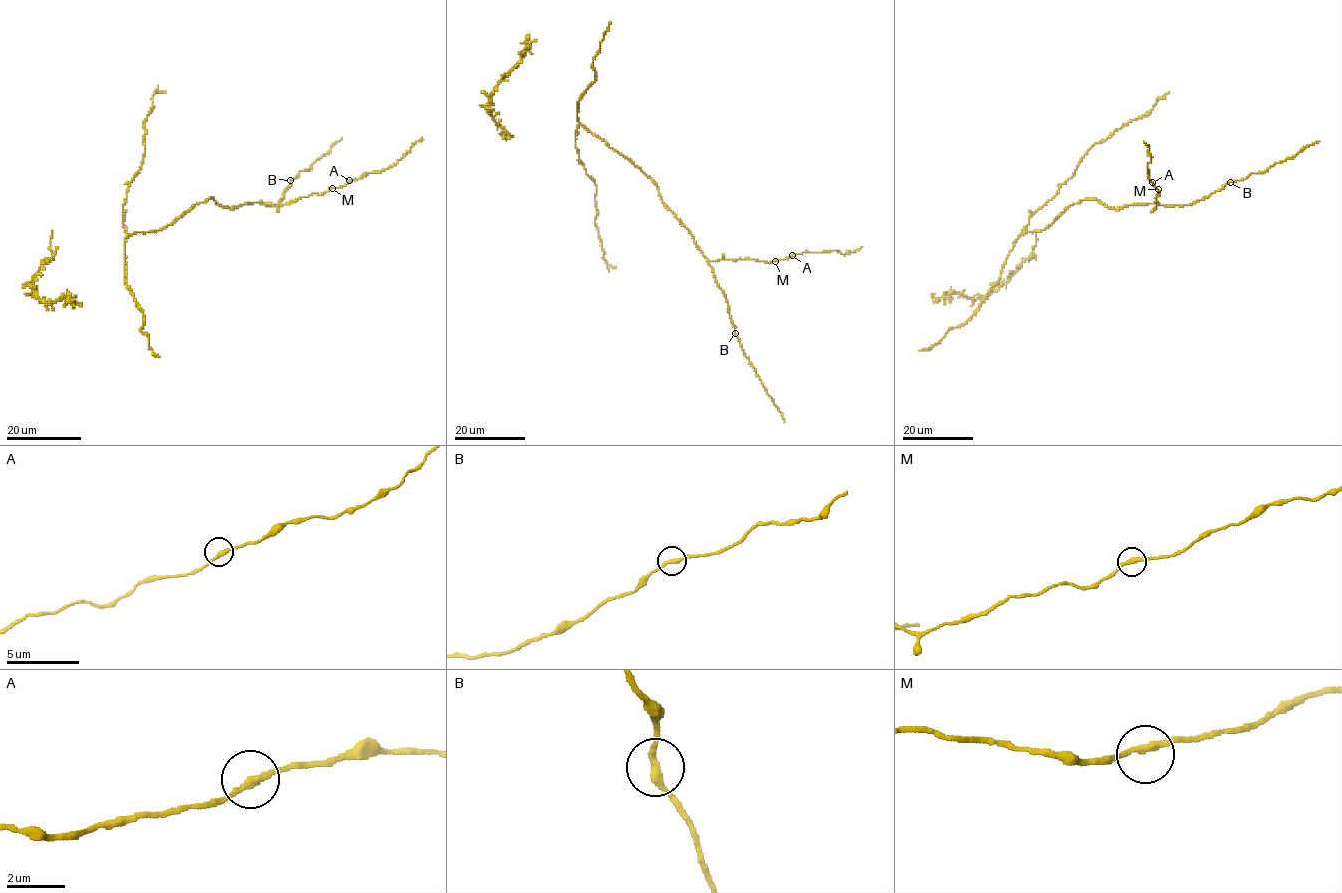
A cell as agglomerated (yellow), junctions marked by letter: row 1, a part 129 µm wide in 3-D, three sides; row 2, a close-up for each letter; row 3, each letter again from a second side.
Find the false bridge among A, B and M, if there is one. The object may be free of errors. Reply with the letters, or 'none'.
none

